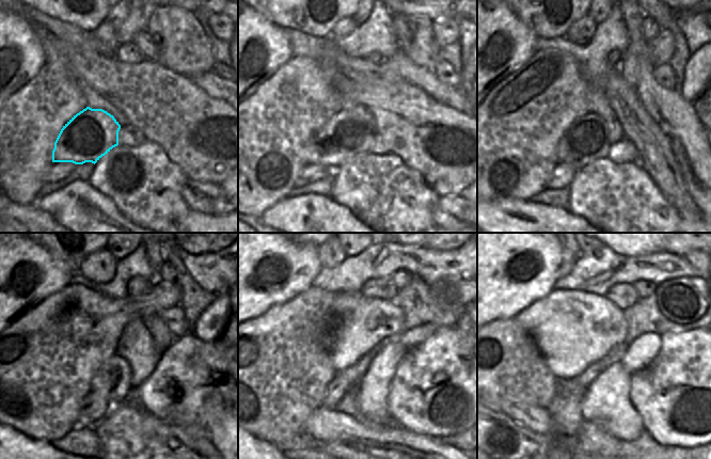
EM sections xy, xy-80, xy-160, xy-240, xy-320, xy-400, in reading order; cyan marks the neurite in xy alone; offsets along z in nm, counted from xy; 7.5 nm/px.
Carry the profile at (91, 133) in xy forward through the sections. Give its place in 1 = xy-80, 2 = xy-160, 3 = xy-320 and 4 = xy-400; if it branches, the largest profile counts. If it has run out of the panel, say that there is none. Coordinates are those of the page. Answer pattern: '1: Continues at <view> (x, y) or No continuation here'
1: Continues at xy-80 (344, 136)
2: Continues at xy-160 (586, 140)
3: Continues at xy-320 (356, 372)
4: Continues at xy-400 (616, 354)

